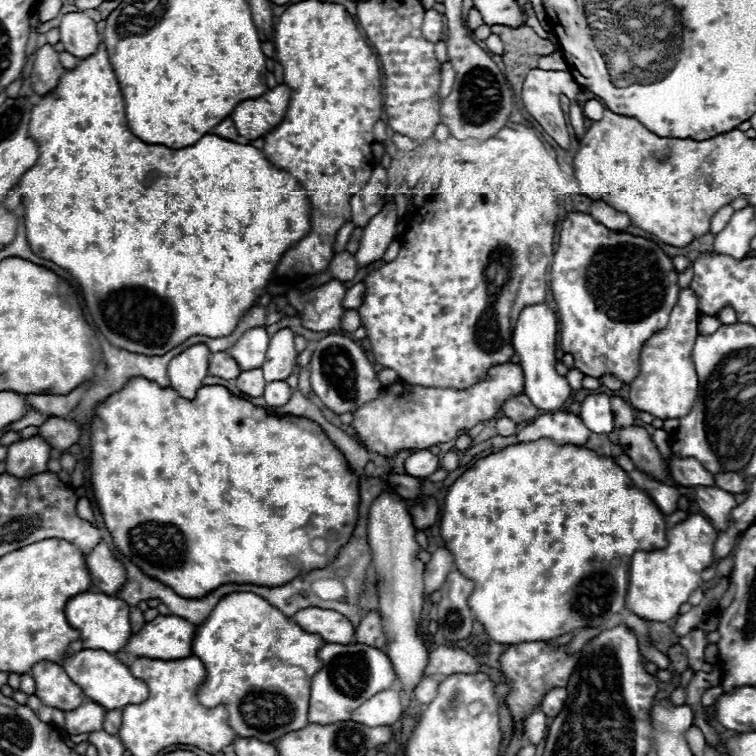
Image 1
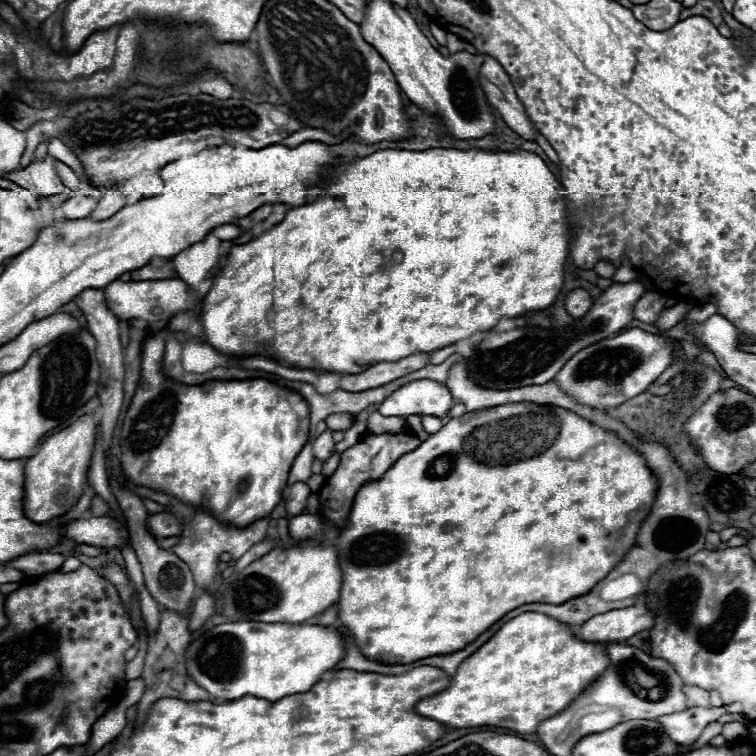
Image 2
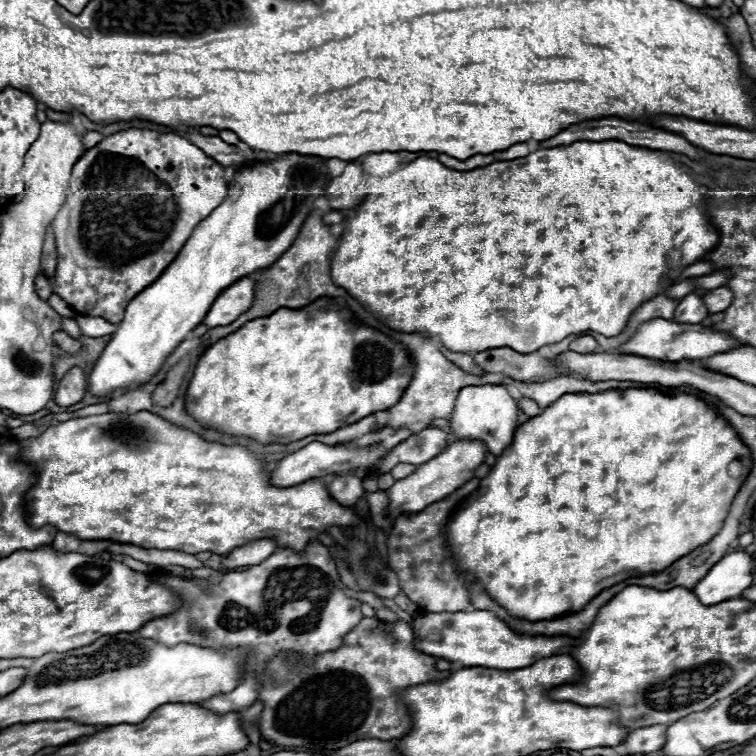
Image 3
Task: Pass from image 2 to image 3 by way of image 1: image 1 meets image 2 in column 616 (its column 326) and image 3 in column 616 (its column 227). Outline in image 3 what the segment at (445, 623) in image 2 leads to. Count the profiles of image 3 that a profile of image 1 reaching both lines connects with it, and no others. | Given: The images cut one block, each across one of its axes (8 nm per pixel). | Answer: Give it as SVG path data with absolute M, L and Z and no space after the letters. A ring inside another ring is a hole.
M626 388L622 390L604 390L596 394L580 392L580 394L566 394L554 404L550 404L540 416L530 418L526 424L522 424L516 430L516 440L510 448L498 458L496 466L490 470L486 478L482 478L478 492L472 494L460 504L460 510L452 514L452 518L446 524L448 544L454 554L454 560L458 564L458 570L466 570L478 580L486 592L504 606L512 616L520 616L526 620L550 620L552 616L562 616L568 612L578 612L598 596L604 588L610 588L612 584L618 584L620 580L640 576L640 572L658 572L660 568L668 568L668 564L676 562L680 556L686 556L692 552L692 548L700 548L700 544L708 544L716 532L720 532L732 500L736 492L742 488L748 472L752 470L752 454L748 446L732 432L732 426L710 408L700 396L696 394L678 394L678 396L666 396L660 392L650 390L638 390L638 388ZM730 462L742 462L744 474L736 480L728 476L728 464Z

